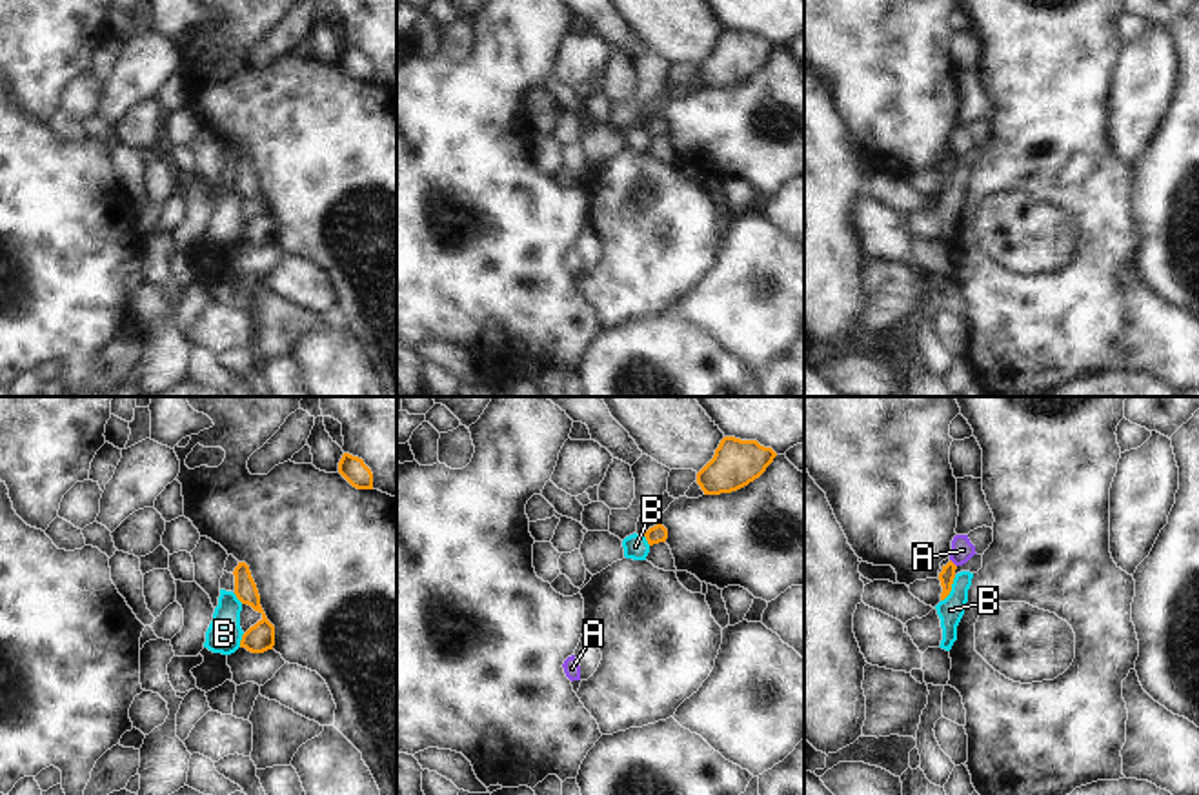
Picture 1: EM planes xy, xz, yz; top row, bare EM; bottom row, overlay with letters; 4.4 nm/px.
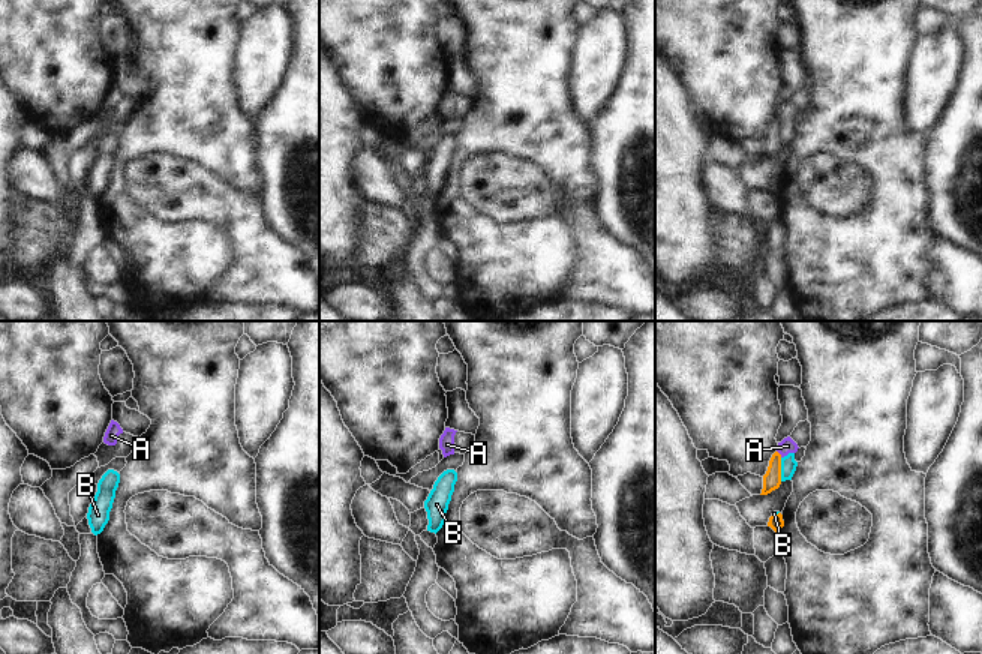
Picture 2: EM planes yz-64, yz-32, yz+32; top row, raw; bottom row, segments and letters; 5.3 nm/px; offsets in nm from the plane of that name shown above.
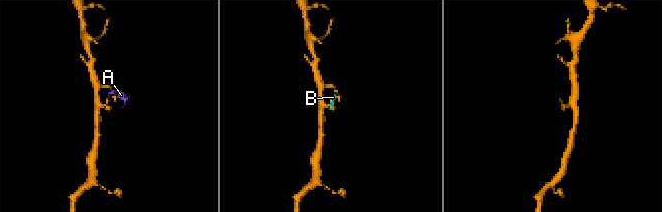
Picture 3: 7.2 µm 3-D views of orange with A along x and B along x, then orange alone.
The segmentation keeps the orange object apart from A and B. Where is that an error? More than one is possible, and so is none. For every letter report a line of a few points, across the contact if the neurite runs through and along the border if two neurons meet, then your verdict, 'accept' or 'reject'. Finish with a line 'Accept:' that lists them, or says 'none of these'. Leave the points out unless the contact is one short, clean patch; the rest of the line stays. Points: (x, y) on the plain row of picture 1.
A: line yz (950, 151), (956, 159); reject
B: reject
Accept: none of these

